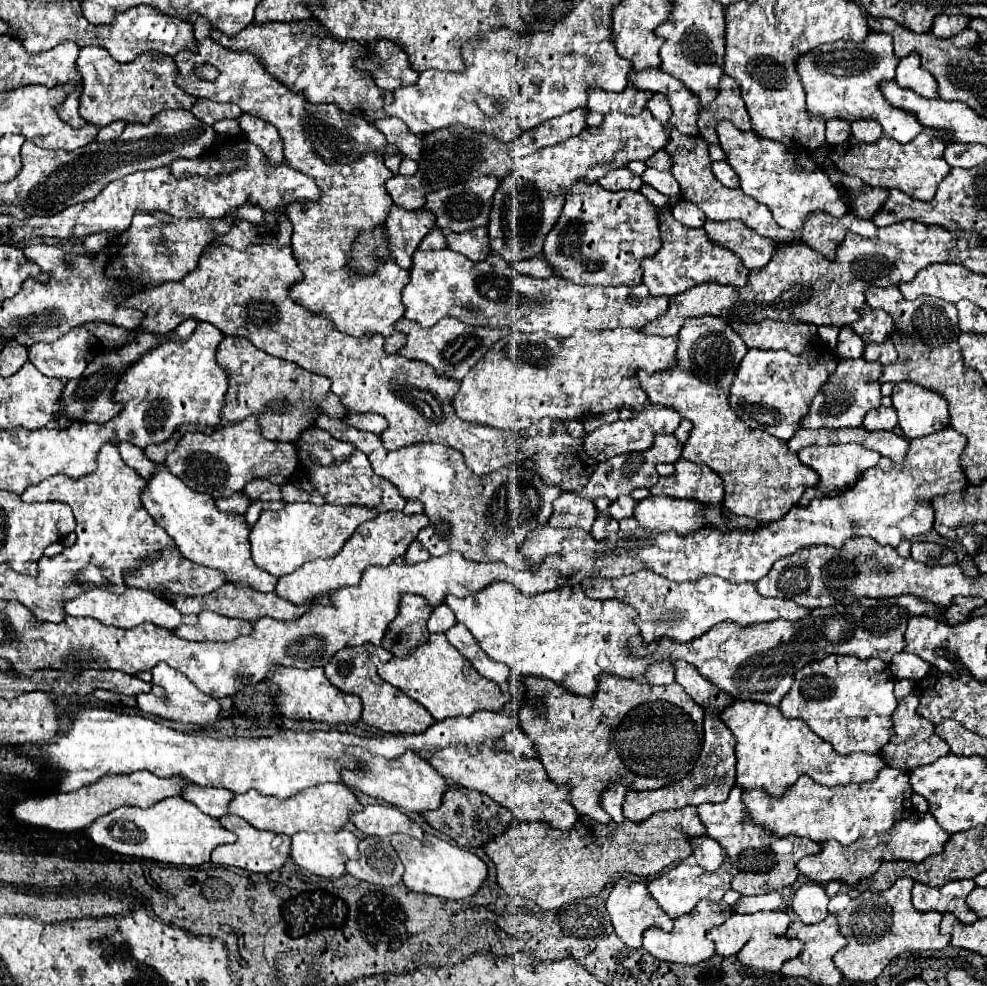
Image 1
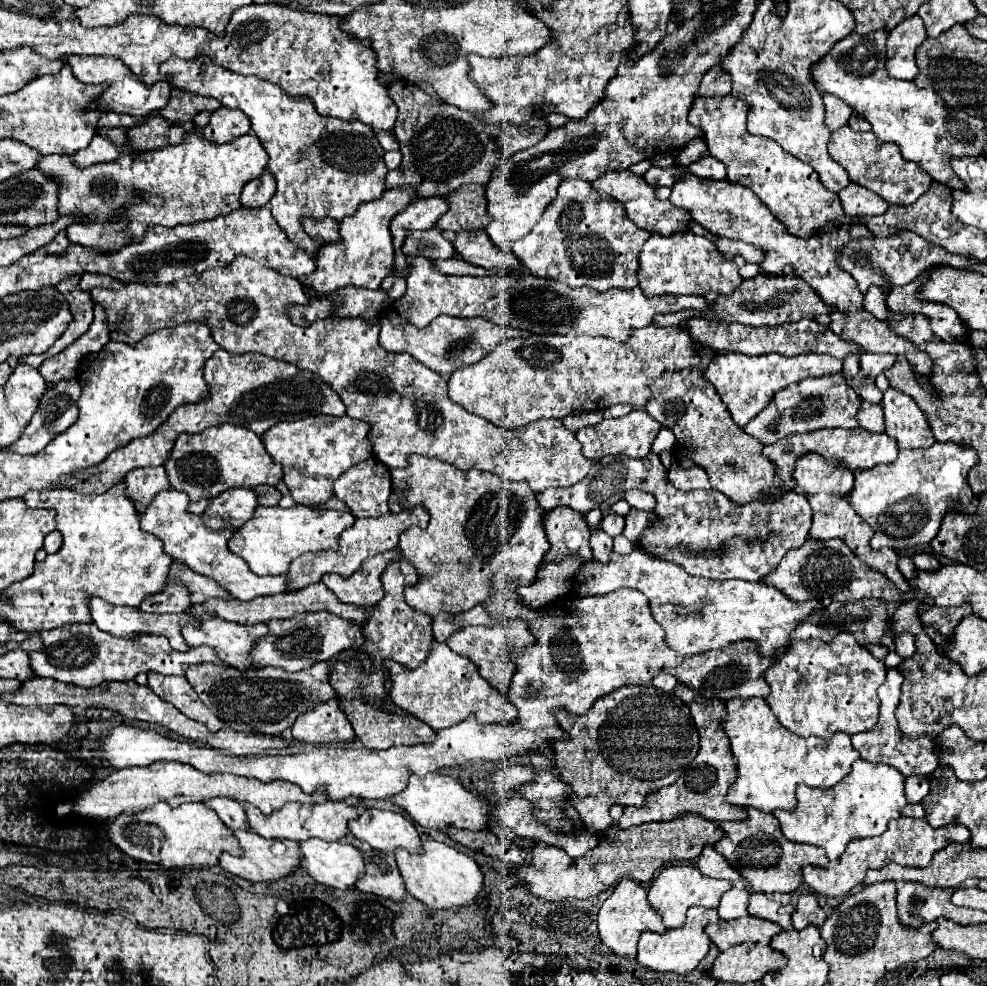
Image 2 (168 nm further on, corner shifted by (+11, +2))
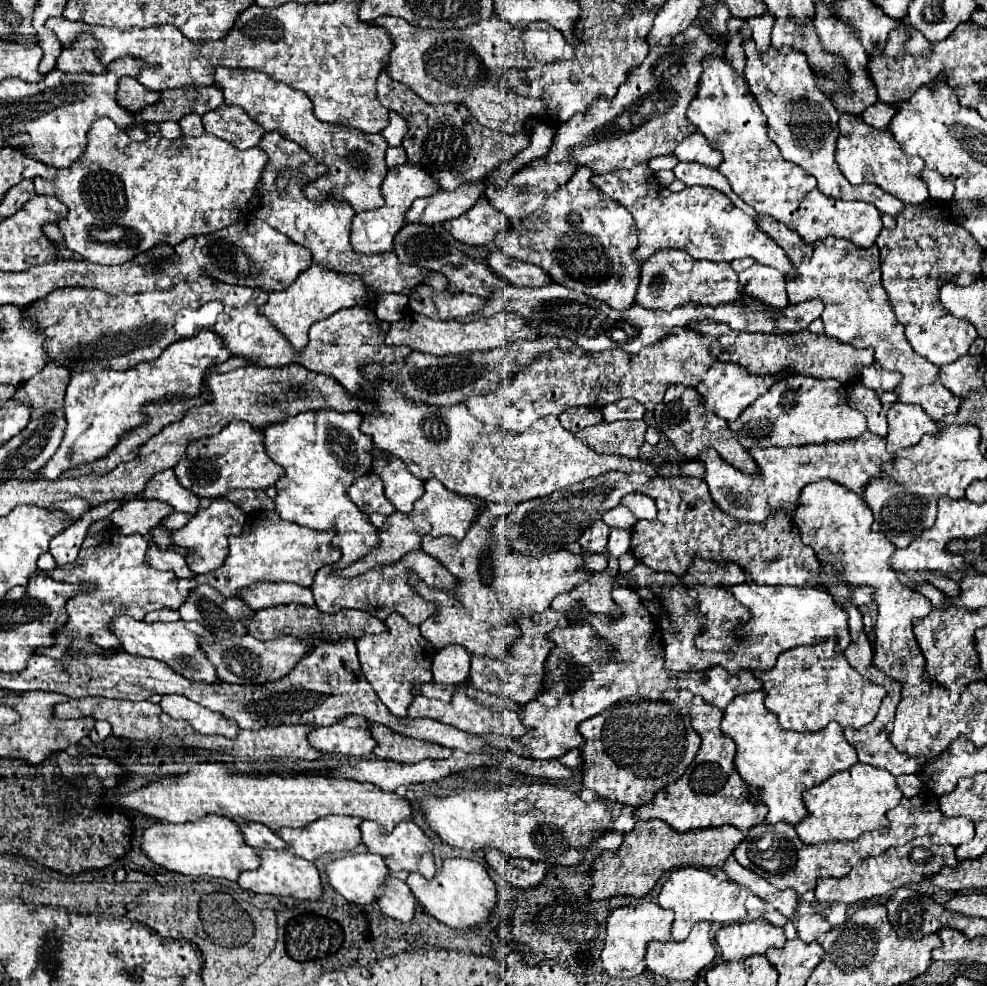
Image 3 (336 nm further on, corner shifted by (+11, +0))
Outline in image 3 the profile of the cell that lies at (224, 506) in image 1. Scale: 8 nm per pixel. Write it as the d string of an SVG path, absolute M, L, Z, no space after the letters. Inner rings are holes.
M171 512L165 520L165 526L169 526L169 530L179 530L181 526L185 526L189 520L193 518L193 514L183 514L183 512Z

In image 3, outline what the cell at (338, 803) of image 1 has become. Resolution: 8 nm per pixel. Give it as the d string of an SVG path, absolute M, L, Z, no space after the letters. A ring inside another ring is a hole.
M323 816L301 828L279 828L277 836L287 842L287 850L305 860L323 854L349 852L361 842L361 820L355 816Z

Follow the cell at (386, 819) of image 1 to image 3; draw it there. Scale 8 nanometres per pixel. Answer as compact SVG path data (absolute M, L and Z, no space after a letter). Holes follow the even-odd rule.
M363 820L359 828L361 828L361 834L363 834L363 844L369 848L369 852L379 854L385 860L385 864L387 864L389 870L393 870L393 872L399 872L399 870L419 872L425 878L433 878L433 874L435 874L435 864L433 864L433 854L431 854L433 844L421 832L421 828L417 824L413 824L411 820L399 822L395 826L395 830L389 832L389 834L383 832L383 826L381 824L371 822L371 820Z

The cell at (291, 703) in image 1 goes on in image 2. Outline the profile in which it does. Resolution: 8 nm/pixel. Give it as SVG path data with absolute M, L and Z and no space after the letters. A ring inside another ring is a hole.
M337 700L315 706L315 710L301 714L293 724L293 738L305 744L335 744L355 740L355 732L339 708Z

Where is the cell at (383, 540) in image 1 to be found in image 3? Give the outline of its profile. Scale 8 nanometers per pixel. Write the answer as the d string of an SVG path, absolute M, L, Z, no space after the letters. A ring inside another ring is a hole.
M427 480L425 482L425 494L415 502L413 512L409 512L409 514L393 512L391 516L387 516L385 524L381 528L377 528L377 536L379 536L377 548L373 548L365 558L349 564L347 568L333 570L333 574L339 576L339 578L353 578L353 576L365 574L367 570L371 570L377 564L393 564L403 554L419 550L419 542L421 542L423 534L431 534L431 536L443 536L443 534L447 534L447 536L453 536L457 540L461 540L467 534L471 522L475 520L477 508L481 508L483 504L485 502L481 498L471 496L471 500L469 500L467 496L463 498L463 496L447 490L439 480Z

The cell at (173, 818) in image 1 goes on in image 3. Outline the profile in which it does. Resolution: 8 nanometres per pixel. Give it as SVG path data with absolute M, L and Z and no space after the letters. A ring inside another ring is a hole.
M207 814L195 822L183 824L155 822L143 830L141 850L153 864L163 866L171 872L189 876L215 876L233 882L241 874L241 870L255 870L259 866L257 848L247 846L237 824L227 816L219 814Z

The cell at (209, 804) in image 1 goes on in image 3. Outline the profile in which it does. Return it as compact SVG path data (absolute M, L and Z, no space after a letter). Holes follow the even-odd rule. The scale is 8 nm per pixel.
M249 822L245 826L239 824L239 830L241 830L245 842L249 842L249 846L253 846L253 848L287 848L285 842L281 842L277 838L277 834L271 832L263 824L255 824L255 822Z

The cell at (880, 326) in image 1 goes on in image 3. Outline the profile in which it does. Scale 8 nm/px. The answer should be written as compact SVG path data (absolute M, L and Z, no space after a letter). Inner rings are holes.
M757 214L755 222L761 232L769 234L785 250L789 262L797 270L797 276L787 276L787 296L791 304L819 298L825 304L825 312L821 316L825 324L825 334L855 348L875 348L877 364L881 364L885 370L897 370L903 374L903 380L897 386L901 402L923 406L923 410L933 420L957 412L961 398L953 396L941 384L939 366L933 366L909 346L903 326L893 316L889 294L881 284L877 246L861 248L853 242L845 242L845 238L827 238L825 242L807 244L797 238L795 230L789 230L785 224L777 222L769 214Z

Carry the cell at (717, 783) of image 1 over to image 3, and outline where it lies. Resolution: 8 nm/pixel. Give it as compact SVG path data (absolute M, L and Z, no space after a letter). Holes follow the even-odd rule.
M695 700L689 706L689 716L693 728L701 736L701 748L697 752L697 758L693 760L693 766L689 766L689 770L673 786L659 790L653 802L635 808L635 820L663 820L679 832L723 824L731 824L741 832L747 832L749 828L765 822L765 808L749 802L749 788L733 766L735 742L721 732L723 710L713 704Z

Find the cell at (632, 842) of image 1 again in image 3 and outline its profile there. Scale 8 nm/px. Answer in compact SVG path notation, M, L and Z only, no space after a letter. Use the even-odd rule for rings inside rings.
M637 822L635 828L623 836L623 844L617 852L603 850L603 854L593 862L589 870L591 888L587 890L587 898L605 900L617 894L643 898L669 870L681 866L719 866L733 854L733 848L737 846L737 842L741 842L741 838L745 838L745 834L733 826L677 832L665 822Z

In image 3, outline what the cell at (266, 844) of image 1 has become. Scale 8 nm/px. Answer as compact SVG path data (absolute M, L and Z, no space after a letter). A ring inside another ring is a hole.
M259 850L259 860L261 866L257 870L247 870L241 872L239 876L239 886L245 890L253 890L259 894L279 894L279 896L295 896L301 900L317 900L321 896L321 882L319 882L319 872L313 862L303 860L299 856L289 854L287 850Z

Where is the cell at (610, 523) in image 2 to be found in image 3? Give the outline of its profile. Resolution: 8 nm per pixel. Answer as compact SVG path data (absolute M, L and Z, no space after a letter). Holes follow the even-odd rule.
M619 528L611 530L607 550L615 558L619 558L623 552L629 552L629 530L619 530Z

